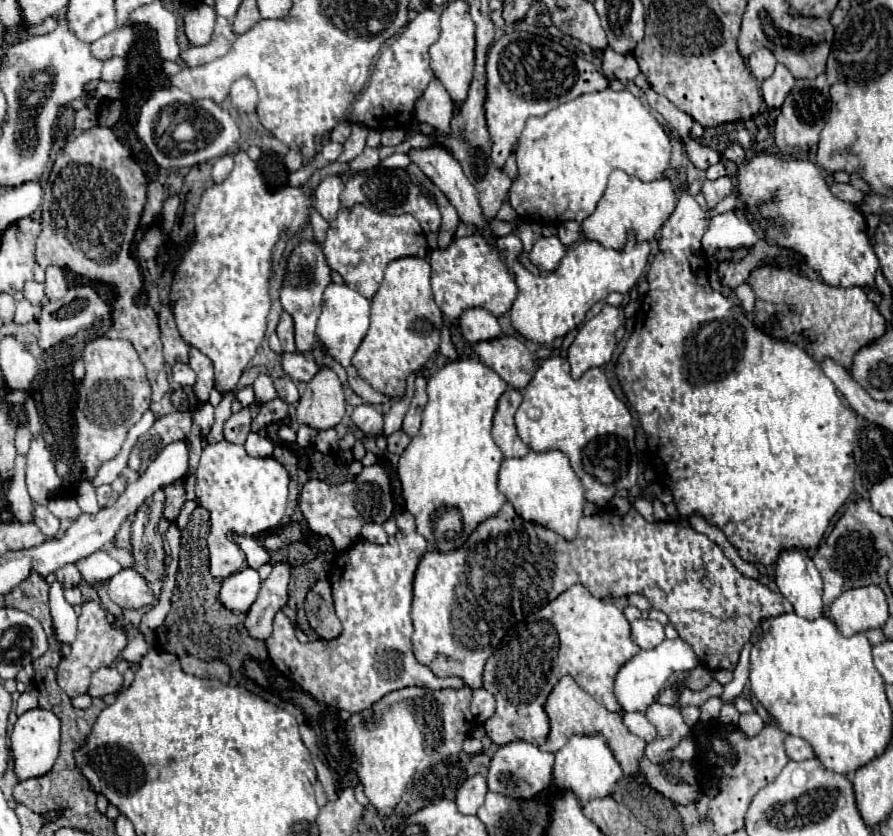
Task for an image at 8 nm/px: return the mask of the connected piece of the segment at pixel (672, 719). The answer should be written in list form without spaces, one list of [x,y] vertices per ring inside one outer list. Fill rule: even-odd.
[[[653,702],[645,714],[647,714],[649,722],[655,724],[655,728],[661,736],[659,740],[653,740],[647,744],[645,756],[651,762],[659,764],[661,756],[667,750],[673,750],[683,740],[683,736],[689,732],[689,726],[683,722],[683,714],[675,706],[665,706],[661,702]]]

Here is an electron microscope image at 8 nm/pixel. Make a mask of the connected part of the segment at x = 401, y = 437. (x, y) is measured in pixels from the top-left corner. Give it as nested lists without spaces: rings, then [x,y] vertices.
[[[403,430],[387,436],[387,446],[389,446],[391,454],[401,454],[409,446],[409,442],[411,442],[411,438]]]

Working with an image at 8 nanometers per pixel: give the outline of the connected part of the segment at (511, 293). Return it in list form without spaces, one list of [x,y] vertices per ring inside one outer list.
[[[473,234],[467,238],[455,238],[449,248],[433,250],[429,254],[429,262],[433,298],[447,320],[455,320],[463,310],[475,306],[489,310],[493,316],[501,316],[511,308],[517,296],[517,286],[505,270],[499,252],[483,236]]]

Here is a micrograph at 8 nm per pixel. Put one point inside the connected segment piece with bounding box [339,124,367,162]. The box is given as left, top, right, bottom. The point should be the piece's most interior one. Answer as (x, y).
(355, 143)

